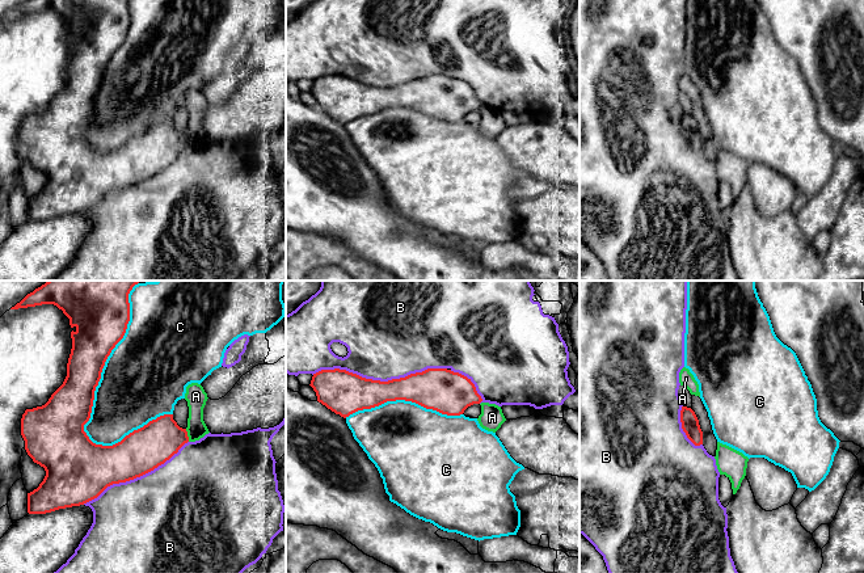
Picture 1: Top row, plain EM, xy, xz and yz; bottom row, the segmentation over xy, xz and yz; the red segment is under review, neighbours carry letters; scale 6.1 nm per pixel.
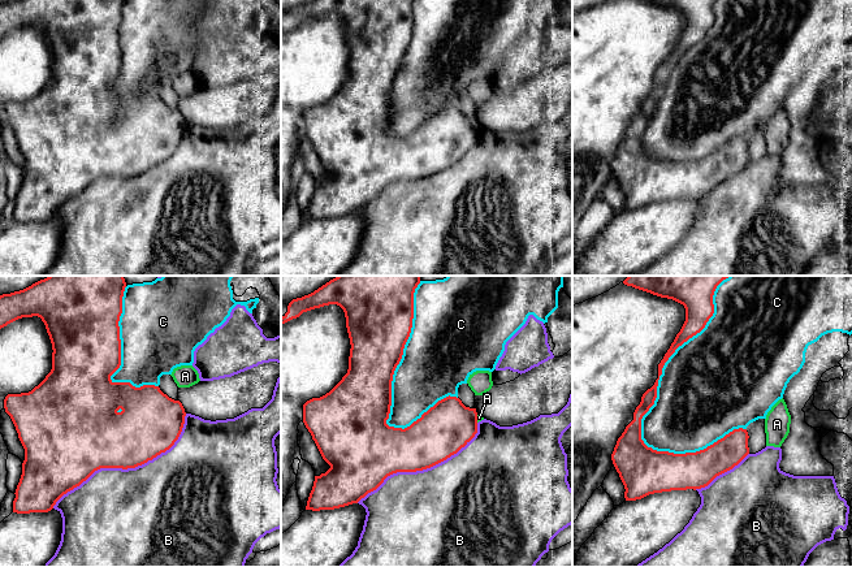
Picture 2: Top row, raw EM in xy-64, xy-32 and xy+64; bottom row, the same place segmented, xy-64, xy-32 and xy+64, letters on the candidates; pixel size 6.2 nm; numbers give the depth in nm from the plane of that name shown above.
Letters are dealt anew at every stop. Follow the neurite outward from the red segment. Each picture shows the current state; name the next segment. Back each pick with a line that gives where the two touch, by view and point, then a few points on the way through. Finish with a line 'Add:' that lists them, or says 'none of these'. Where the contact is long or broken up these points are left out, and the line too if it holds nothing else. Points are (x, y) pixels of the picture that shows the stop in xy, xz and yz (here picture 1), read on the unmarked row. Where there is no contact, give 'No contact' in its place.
Add: none of these

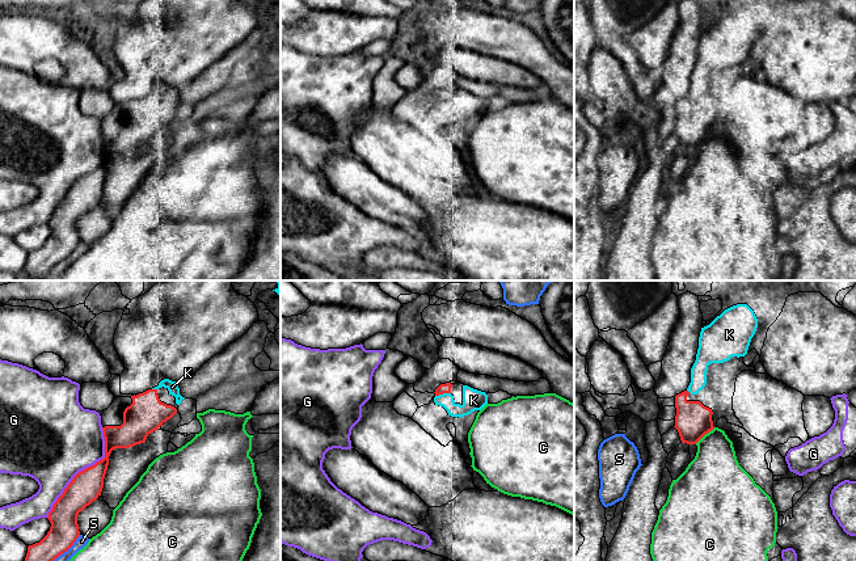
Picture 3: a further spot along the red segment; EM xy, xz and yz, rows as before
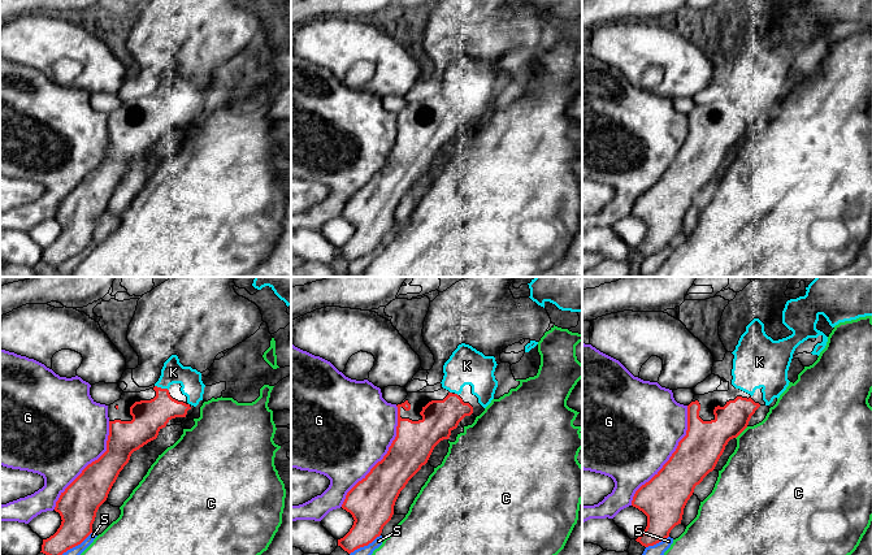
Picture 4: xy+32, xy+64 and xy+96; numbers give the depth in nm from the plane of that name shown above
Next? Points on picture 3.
K: Touches red at xz (442, 100)
Add: K

